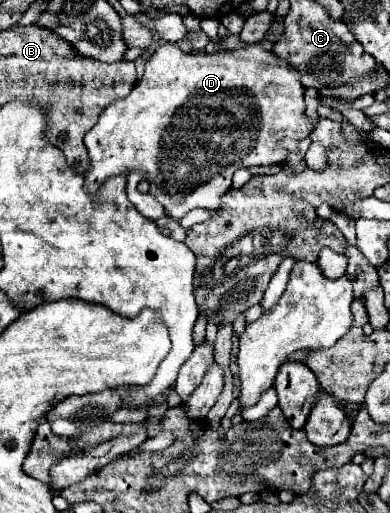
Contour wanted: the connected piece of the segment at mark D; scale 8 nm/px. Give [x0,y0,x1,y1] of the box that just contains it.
[84,45,314,219]

